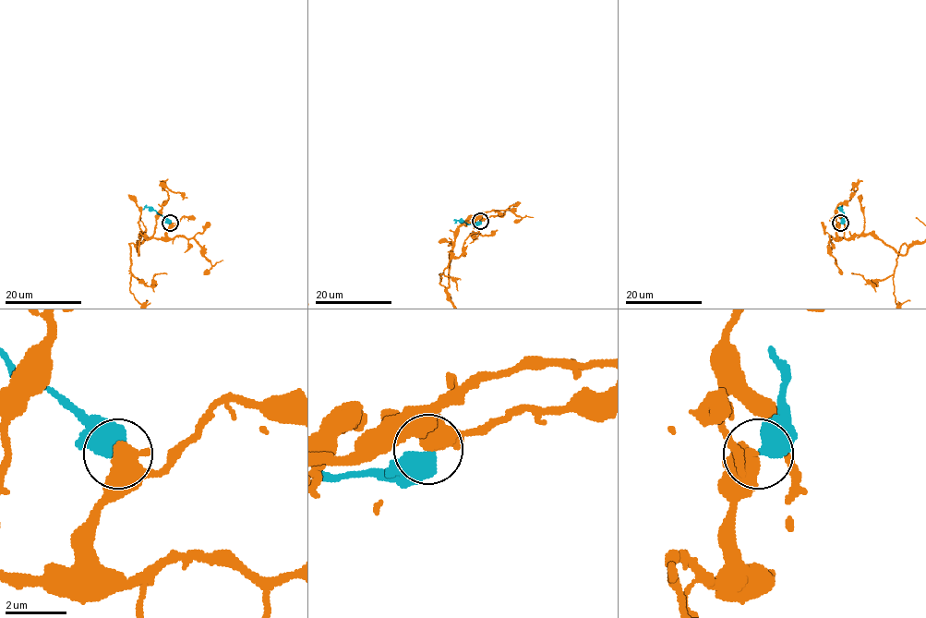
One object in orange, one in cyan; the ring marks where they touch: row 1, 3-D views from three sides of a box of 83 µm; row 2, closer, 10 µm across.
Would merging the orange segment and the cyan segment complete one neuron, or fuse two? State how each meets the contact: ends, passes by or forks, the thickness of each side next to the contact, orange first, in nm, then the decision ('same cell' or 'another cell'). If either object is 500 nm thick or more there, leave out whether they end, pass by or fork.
700/550 nm | another cell

